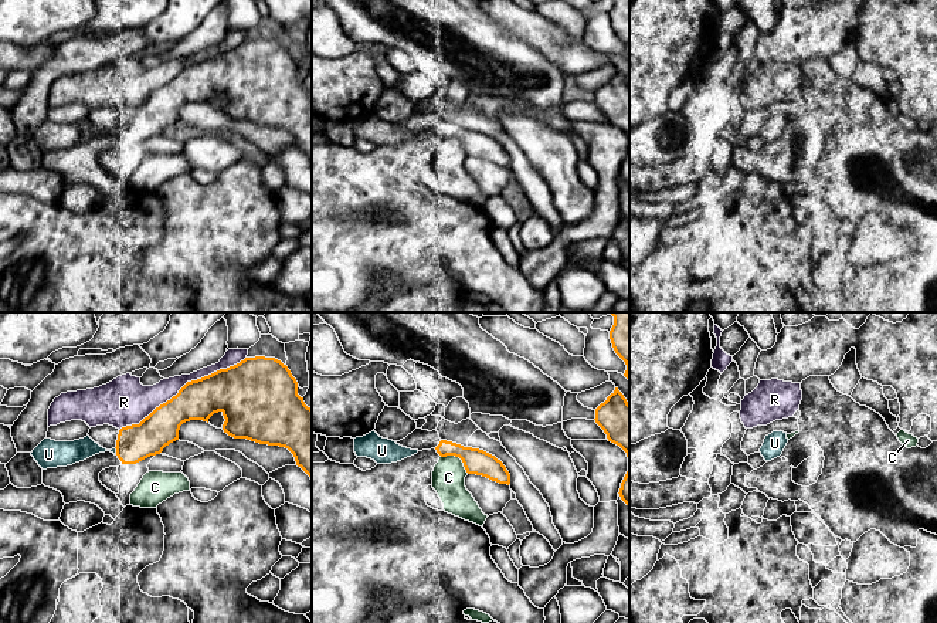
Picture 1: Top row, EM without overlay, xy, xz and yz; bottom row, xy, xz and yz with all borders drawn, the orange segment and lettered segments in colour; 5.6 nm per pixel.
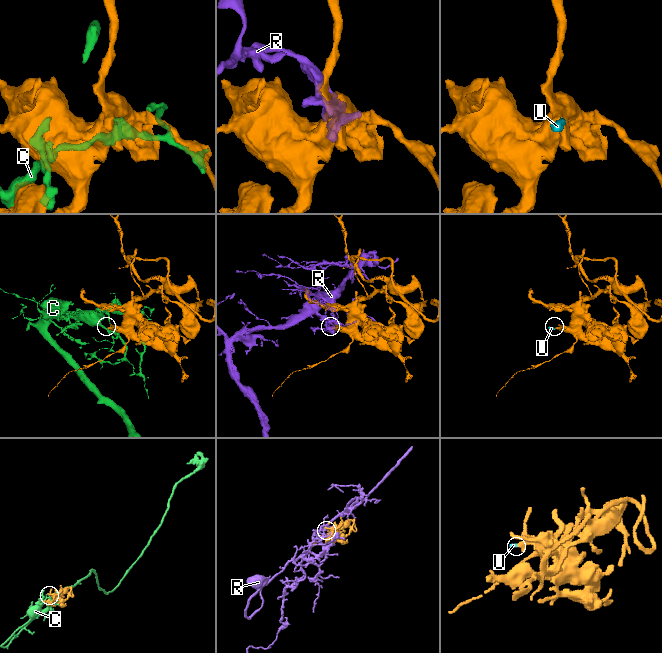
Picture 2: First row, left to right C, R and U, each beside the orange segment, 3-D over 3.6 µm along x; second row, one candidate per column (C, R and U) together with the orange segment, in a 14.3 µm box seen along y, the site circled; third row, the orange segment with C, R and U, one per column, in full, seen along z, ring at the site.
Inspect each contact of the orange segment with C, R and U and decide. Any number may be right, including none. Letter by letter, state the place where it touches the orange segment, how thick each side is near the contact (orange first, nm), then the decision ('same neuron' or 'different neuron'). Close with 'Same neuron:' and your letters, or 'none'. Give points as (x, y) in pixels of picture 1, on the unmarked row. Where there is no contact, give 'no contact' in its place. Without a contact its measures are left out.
C: contact xz (458, 138); calibres 140 and 190 nm; different neuron
R: contact xy (182, 70); calibres 240 and 180 nm; different neuron
U: contact xy (116, 134); calibres 200 and 130 nm; same neuron
Same neuron: U

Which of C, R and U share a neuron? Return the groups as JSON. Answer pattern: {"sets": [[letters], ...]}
{"sets": [["C"], ["R"], ["U"]]}

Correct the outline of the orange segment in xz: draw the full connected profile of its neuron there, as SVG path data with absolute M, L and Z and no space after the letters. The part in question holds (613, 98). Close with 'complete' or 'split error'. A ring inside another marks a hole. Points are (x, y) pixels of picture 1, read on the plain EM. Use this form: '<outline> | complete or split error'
M618 70L595 91L594 102L604 112L608 123L619 128L627 135L628 153L618 176L629 187L629 85Z | complete

